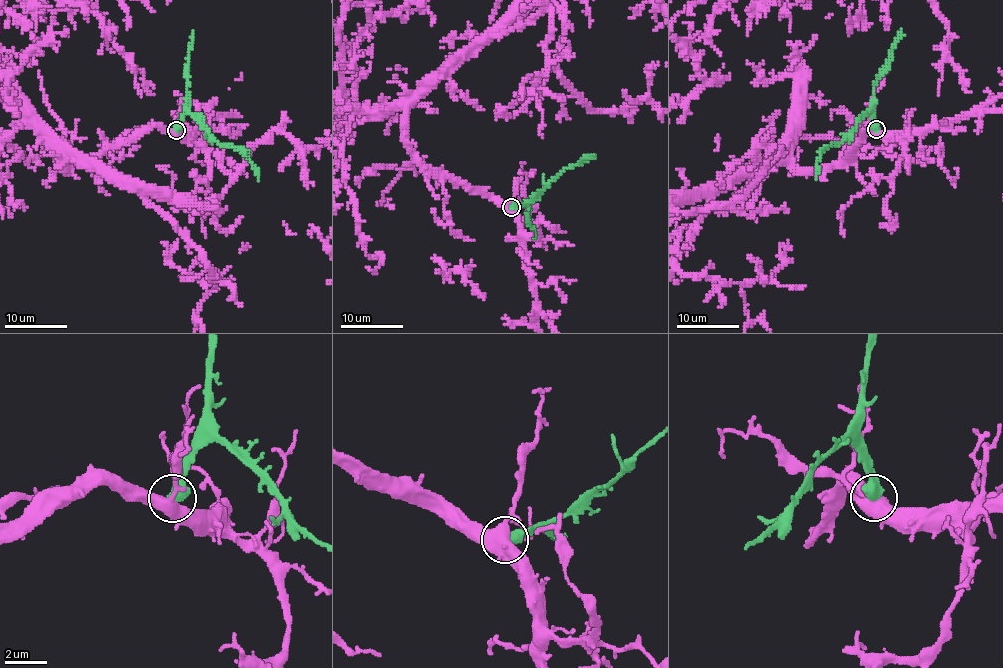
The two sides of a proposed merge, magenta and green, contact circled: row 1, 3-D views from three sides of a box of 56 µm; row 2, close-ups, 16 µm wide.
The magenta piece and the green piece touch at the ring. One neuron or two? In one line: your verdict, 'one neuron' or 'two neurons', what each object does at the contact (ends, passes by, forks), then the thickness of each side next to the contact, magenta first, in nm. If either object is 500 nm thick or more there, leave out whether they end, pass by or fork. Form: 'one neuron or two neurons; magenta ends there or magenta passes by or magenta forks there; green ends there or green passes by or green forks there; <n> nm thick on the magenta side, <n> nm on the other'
two neurons; 440 nm thick on the magenta side, 600 nm on the other

